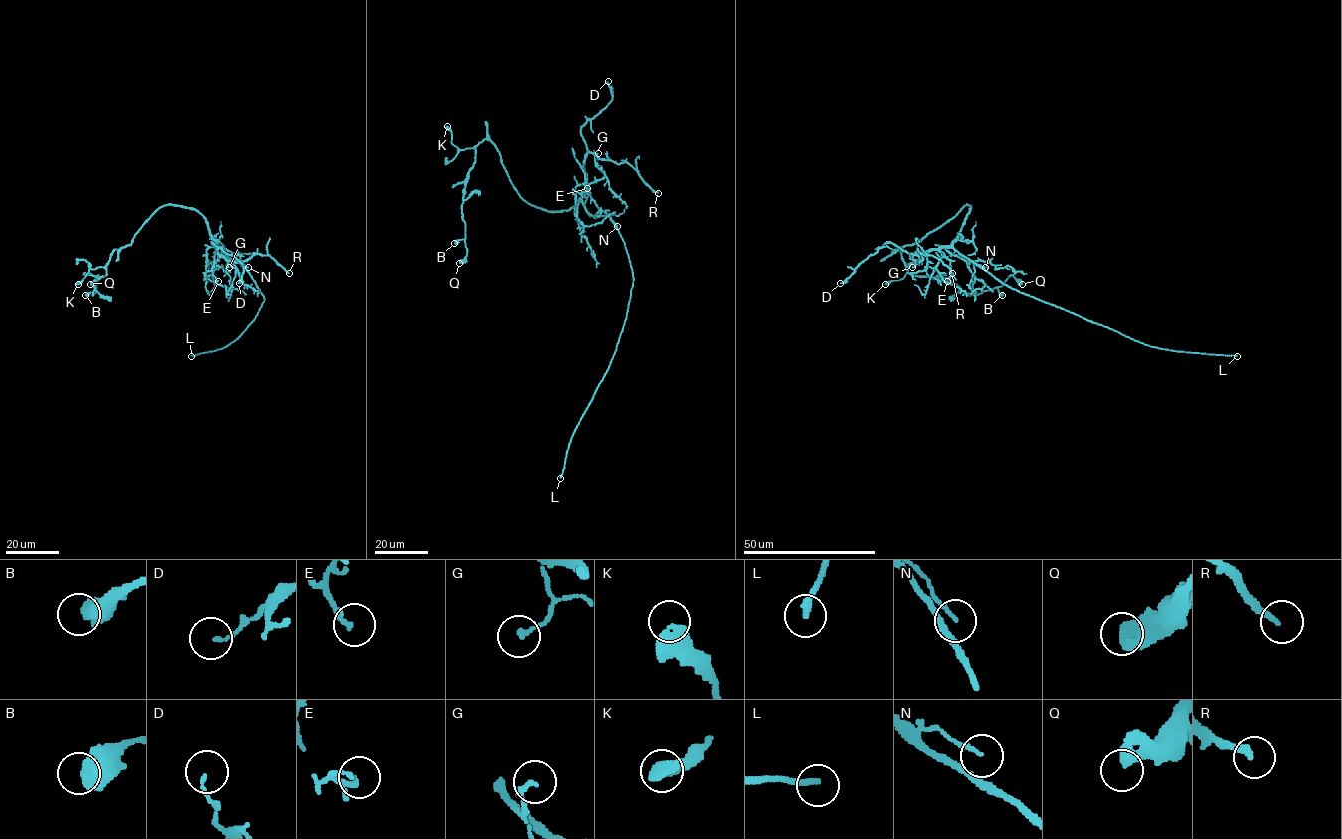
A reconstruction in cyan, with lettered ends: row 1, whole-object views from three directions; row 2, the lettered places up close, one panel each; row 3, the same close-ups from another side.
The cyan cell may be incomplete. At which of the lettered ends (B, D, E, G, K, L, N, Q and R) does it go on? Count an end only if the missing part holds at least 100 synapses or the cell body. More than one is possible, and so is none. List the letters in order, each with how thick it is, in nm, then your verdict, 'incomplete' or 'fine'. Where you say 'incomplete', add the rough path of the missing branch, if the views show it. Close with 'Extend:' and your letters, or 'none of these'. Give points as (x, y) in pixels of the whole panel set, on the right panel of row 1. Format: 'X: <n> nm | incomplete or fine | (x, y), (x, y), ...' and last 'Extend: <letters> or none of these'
B: 750 nm | fine
D: 100 nm | fine
E: 120 nm | fine
G: 160 nm | fine
K: 480 nm | fine
L: 200 nm | incomplete
N: 120 nm | fine
Q: 480 nm | fine
R: 200 nm | fine
Extend: L

